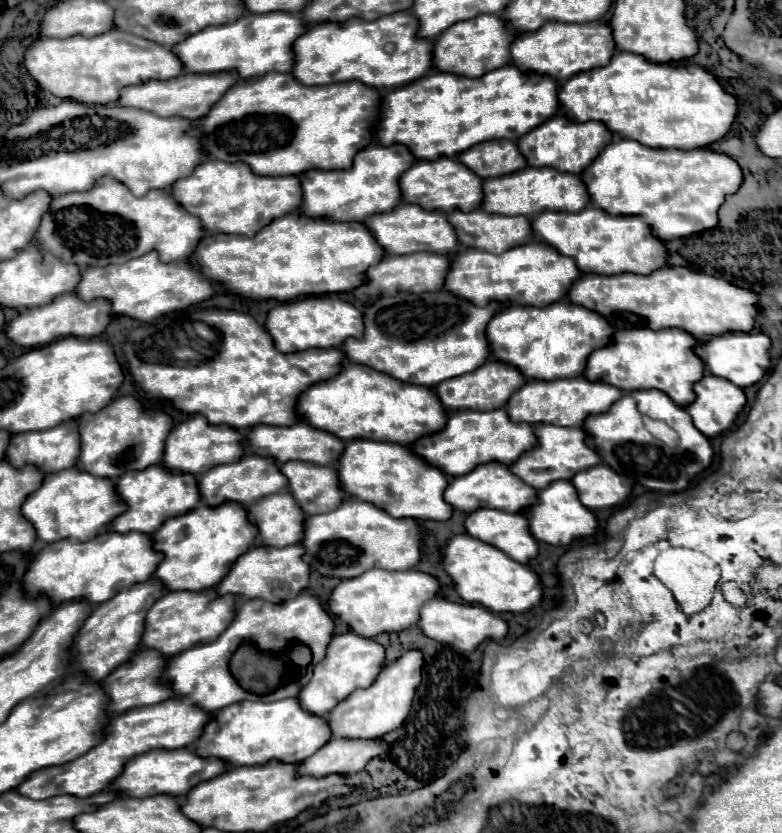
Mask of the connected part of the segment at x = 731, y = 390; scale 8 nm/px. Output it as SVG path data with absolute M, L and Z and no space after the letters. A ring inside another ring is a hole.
M705 375L695 385L695 393L697 399L687 405L687 413L695 427L707 437L727 431L747 403L741 387L735 387L731 381L715 375Z

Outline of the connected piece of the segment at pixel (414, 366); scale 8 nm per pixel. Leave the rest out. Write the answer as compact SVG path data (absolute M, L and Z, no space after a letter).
M443 289L423 295L383 295L365 311L363 339L347 339L343 351L353 363L373 367L399 381L435 387L445 379L475 371L491 359L485 329L501 309L499 303L479 307L467 299L455 299Z

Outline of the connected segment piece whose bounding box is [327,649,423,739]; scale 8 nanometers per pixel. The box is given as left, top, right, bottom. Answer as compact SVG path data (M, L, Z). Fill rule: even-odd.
M411 649L397 661L387 665L371 687L351 693L327 715L333 737L369 739L369 737L383 737L389 731L397 729L411 711L415 691L421 683L421 671L423 671L423 653L419 649Z

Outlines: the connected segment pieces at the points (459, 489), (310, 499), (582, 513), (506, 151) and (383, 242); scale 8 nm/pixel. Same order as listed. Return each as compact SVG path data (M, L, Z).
M503 463L479 465L471 473L451 479L449 487L445 489L445 501L465 513L471 513L479 507L521 513L521 511L527 511L527 507L531 507L531 503L535 503L535 495L537 495L537 491L533 487L527 487L527 483L523 483L517 475L511 475L511 471L507 471L507 465L503 465Z
M283 463L281 471L287 475L287 489L297 499L305 515L319 515L333 511L345 499L335 479L335 467L317 463Z
M555 481L539 491L539 503L527 511L531 533L549 545L571 545L575 539L593 537L597 531L597 515L579 503L579 493L571 481Z
M507 139L479 143L461 153L457 159L483 179L501 177L527 167L517 143Z
M401 203L391 213L373 215L365 219L365 225L375 233L379 245L385 249L387 255L407 255L407 253L417 253L417 251L447 255L447 253L453 253L459 245L455 229L451 227L443 211L427 211L411 203Z

